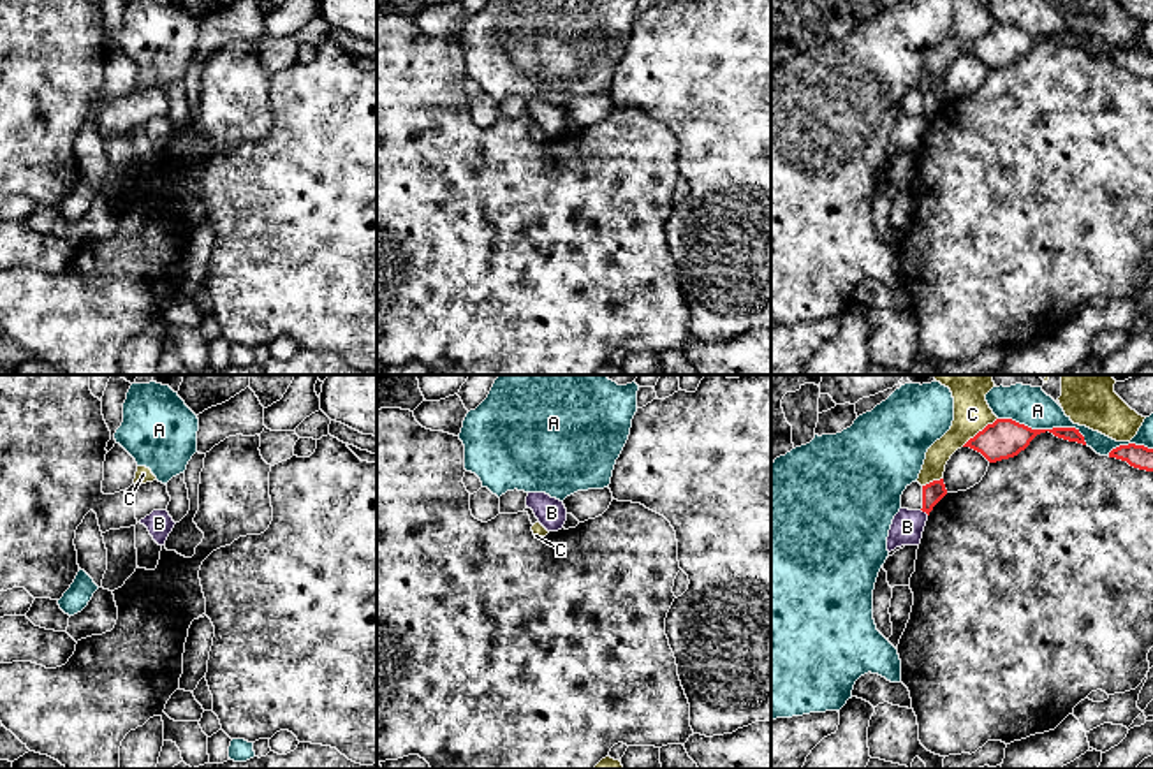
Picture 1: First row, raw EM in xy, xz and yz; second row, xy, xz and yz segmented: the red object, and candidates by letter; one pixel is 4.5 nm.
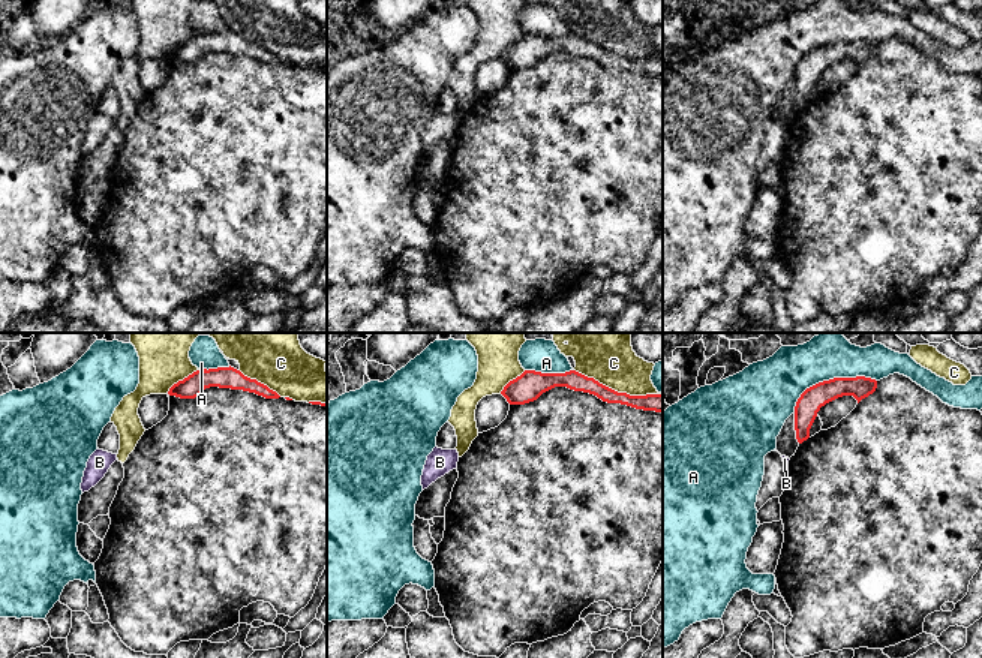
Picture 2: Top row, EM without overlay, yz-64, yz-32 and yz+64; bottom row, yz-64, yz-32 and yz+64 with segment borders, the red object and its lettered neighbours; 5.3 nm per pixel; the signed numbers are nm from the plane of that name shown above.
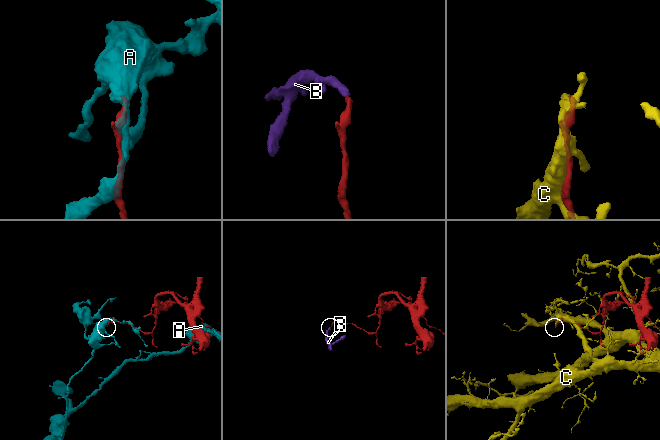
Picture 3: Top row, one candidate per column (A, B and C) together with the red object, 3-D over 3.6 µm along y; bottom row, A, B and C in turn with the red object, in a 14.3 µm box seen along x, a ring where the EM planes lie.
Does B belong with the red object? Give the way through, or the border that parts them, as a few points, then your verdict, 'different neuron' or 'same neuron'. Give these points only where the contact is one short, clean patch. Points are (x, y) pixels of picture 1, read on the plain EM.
border yz (921, 115), (928, 120); different neuron

